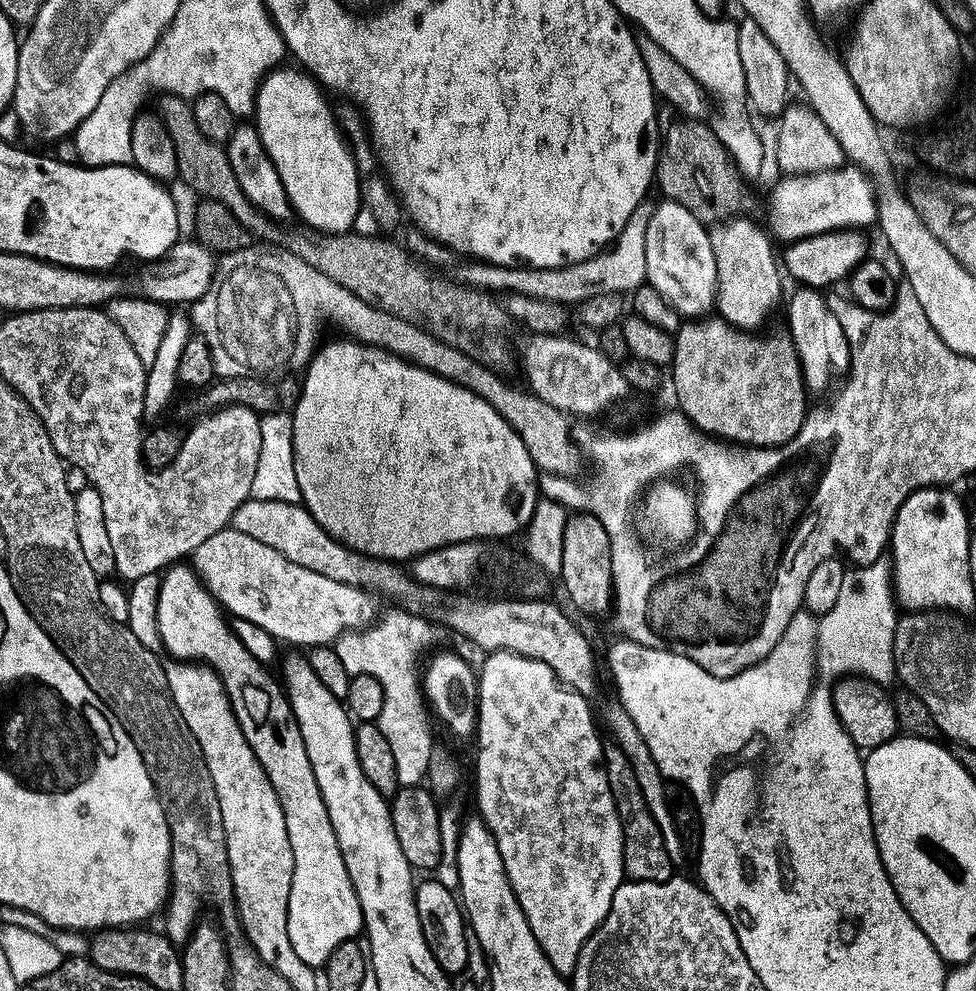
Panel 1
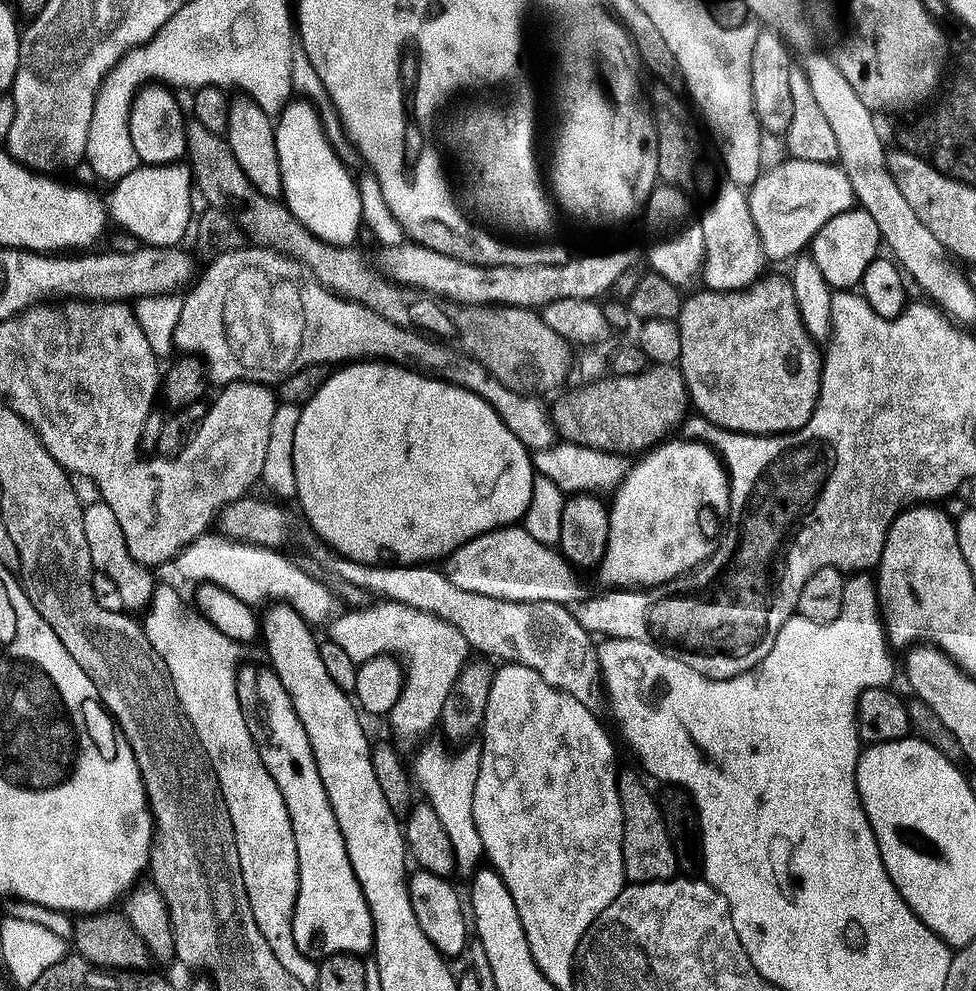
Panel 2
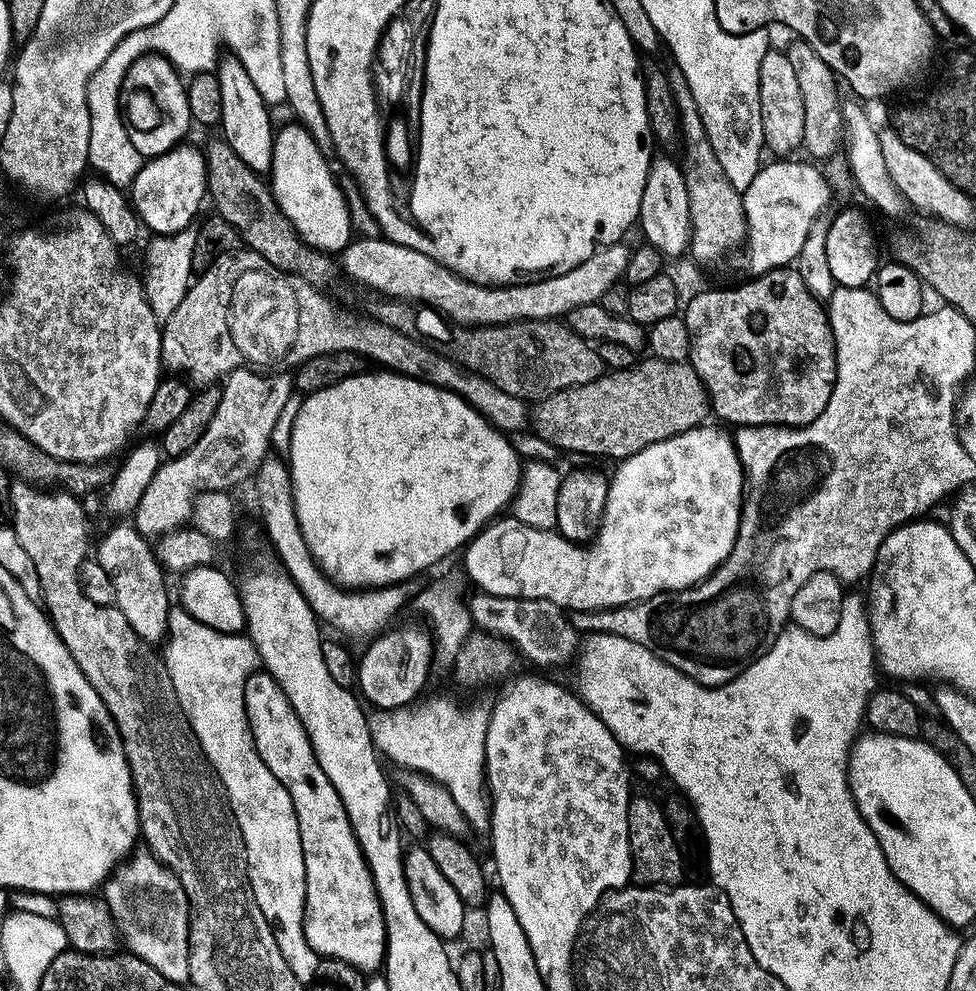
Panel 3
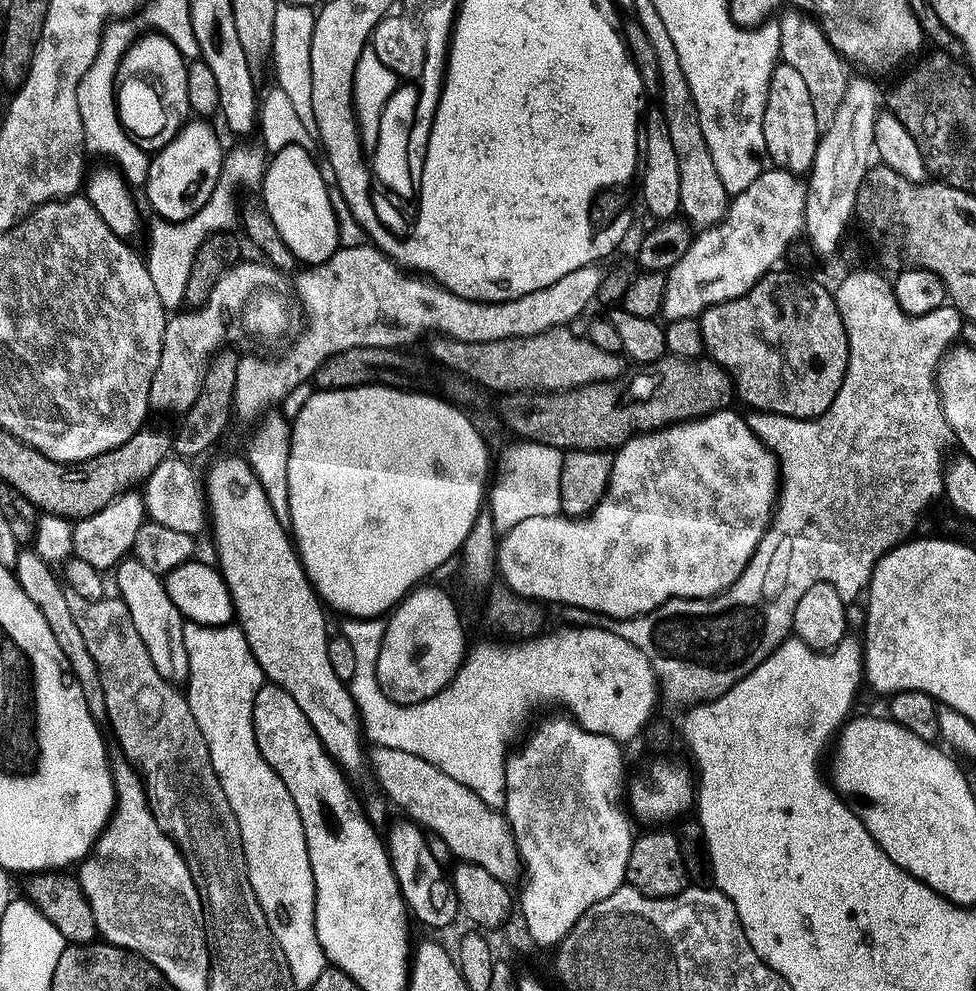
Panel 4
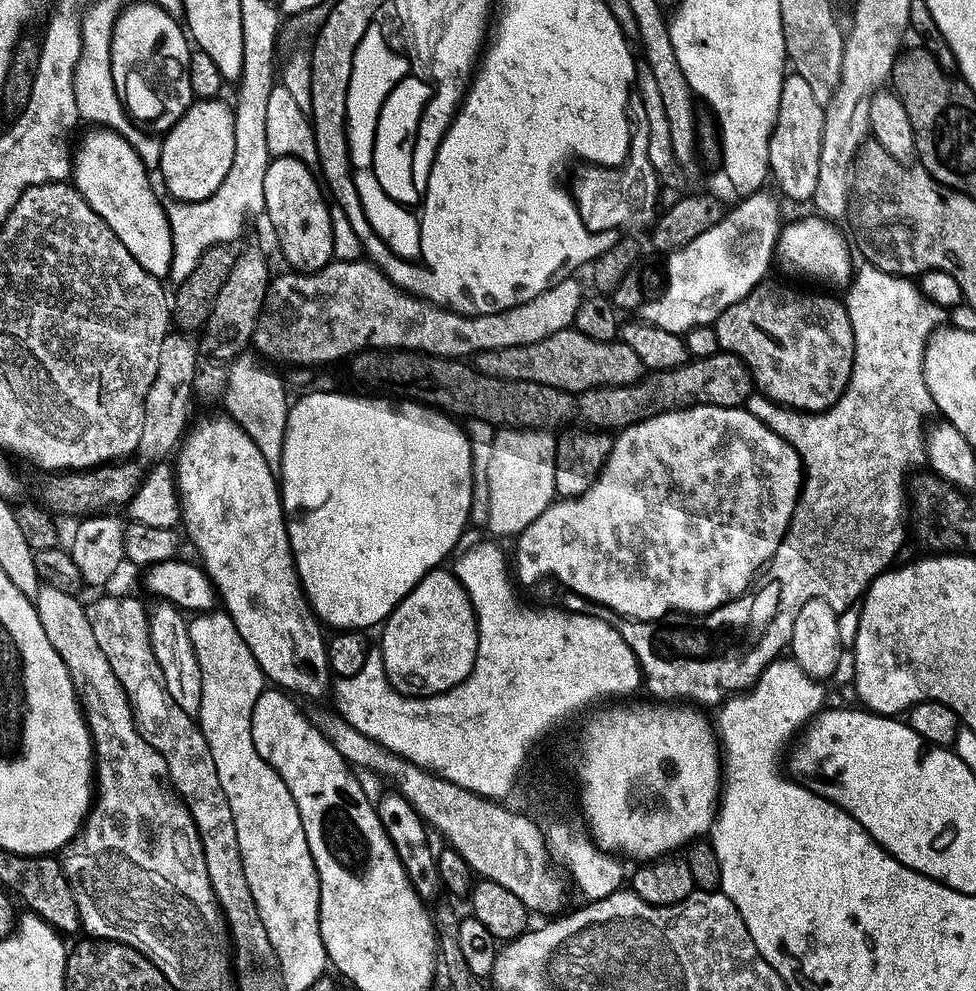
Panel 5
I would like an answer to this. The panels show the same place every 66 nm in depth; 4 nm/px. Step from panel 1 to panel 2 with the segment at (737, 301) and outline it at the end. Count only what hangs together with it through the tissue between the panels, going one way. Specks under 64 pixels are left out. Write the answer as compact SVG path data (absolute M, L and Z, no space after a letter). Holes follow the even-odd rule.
M724 182L724 185L716 192L712 205L705 210L704 216L699 217L702 226L702 238L706 238L706 258L704 259L704 271L702 280L705 280L707 287L713 292L743 292L765 275L764 264L766 257L762 238L758 234L758 226L754 226L754 214L750 210L748 192L737 184Z

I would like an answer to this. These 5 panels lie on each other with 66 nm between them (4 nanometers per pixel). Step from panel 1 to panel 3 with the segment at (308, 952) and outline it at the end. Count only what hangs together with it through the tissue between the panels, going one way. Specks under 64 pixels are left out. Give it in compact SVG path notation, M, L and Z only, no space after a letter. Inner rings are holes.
M263 670L257 671L246 684L246 710L258 754L262 762L266 762L270 774L274 774L274 778L286 786L286 794L290 794L290 802L294 802L294 814L298 814L298 830L302 830L302 854L306 858L306 942L322 958L341 960L365 974L379 973L386 964L388 935L376 883L364 851L350 826L342 798L338 798L338 790L334 790L330 778L326 778L326 770L322 770L314 754L306 726L302 726L294 706L290 706L290 698L286 698L275 678Z

